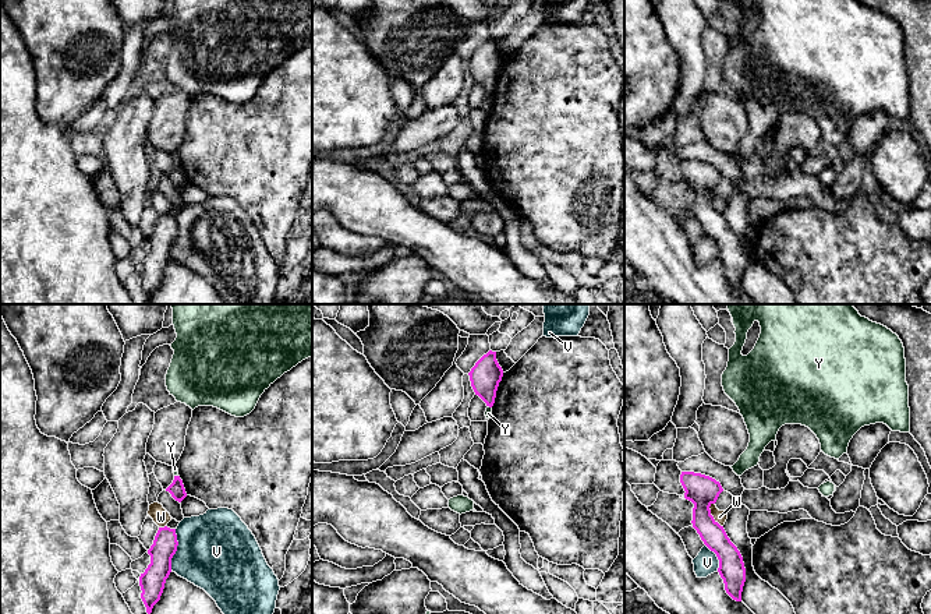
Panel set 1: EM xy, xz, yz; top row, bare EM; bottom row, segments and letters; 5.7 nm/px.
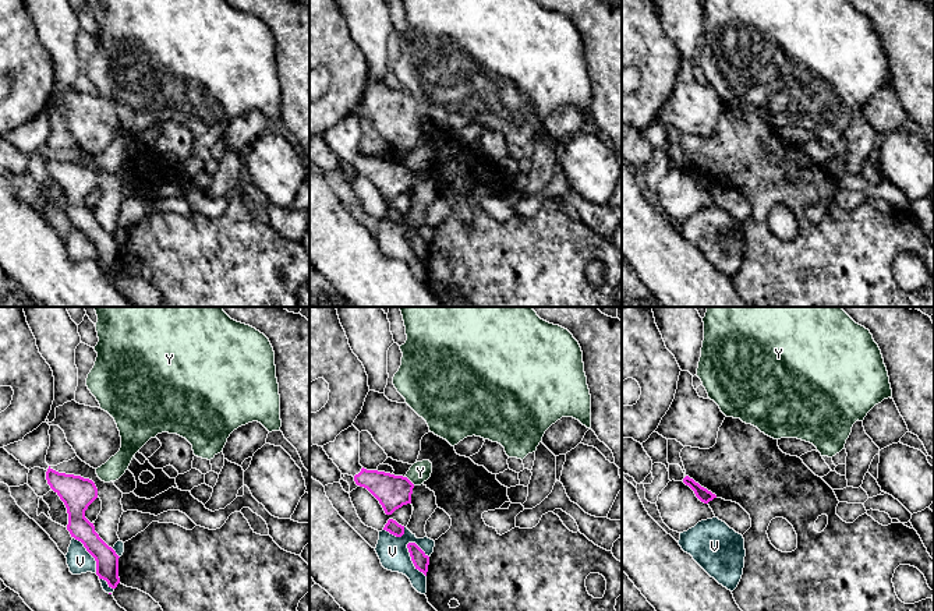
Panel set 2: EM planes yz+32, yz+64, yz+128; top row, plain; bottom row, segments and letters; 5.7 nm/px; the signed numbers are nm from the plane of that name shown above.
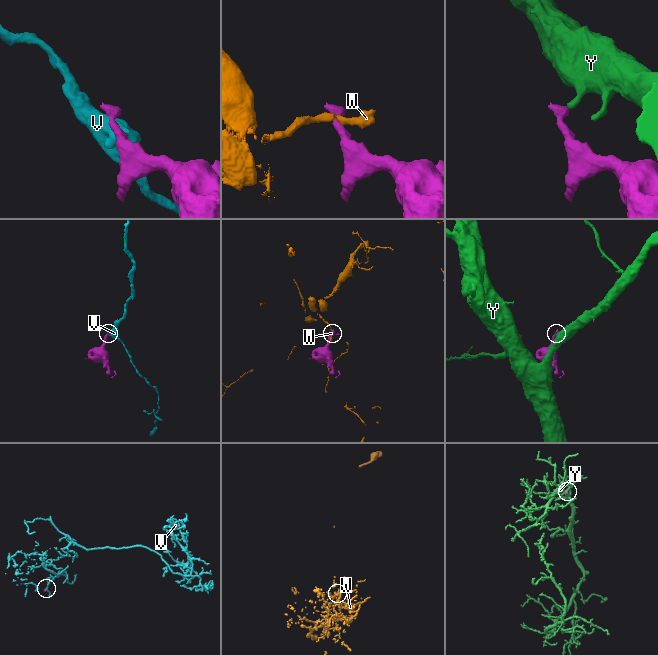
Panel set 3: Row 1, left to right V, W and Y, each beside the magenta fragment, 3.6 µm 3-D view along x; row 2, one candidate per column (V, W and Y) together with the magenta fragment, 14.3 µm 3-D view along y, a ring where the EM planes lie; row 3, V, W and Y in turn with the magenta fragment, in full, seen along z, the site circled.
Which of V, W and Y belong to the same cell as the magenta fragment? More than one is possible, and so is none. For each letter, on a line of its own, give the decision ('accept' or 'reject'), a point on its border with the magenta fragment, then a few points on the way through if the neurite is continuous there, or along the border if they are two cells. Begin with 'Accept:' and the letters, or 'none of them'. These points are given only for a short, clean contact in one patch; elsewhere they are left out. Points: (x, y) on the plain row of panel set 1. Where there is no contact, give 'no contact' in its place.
Accept: none of them
V: reject | xy (176, 237) | along xy (176, 216), (177, 237), (172, 246), (170, 257)
W: reject | yz (711, 203) | along yz (711, 190), (710, 200), (722, 214)
Y: reject | xy (176, 163) | along xy (174, 162), (177, 163)

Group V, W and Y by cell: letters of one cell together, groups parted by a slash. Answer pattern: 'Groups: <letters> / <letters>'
Groups: V / W / Y

